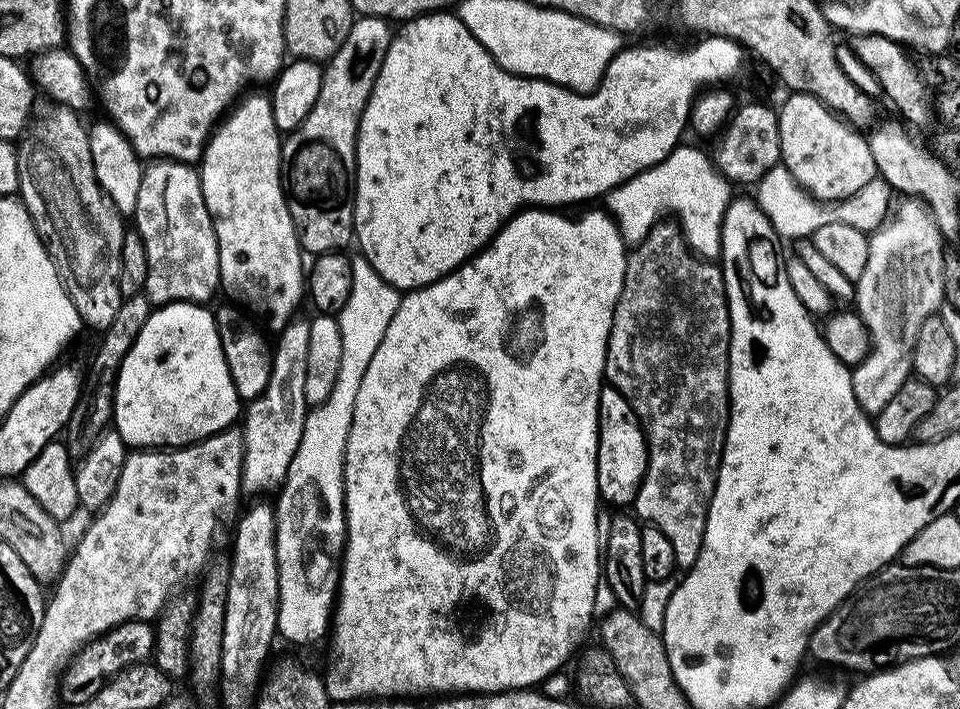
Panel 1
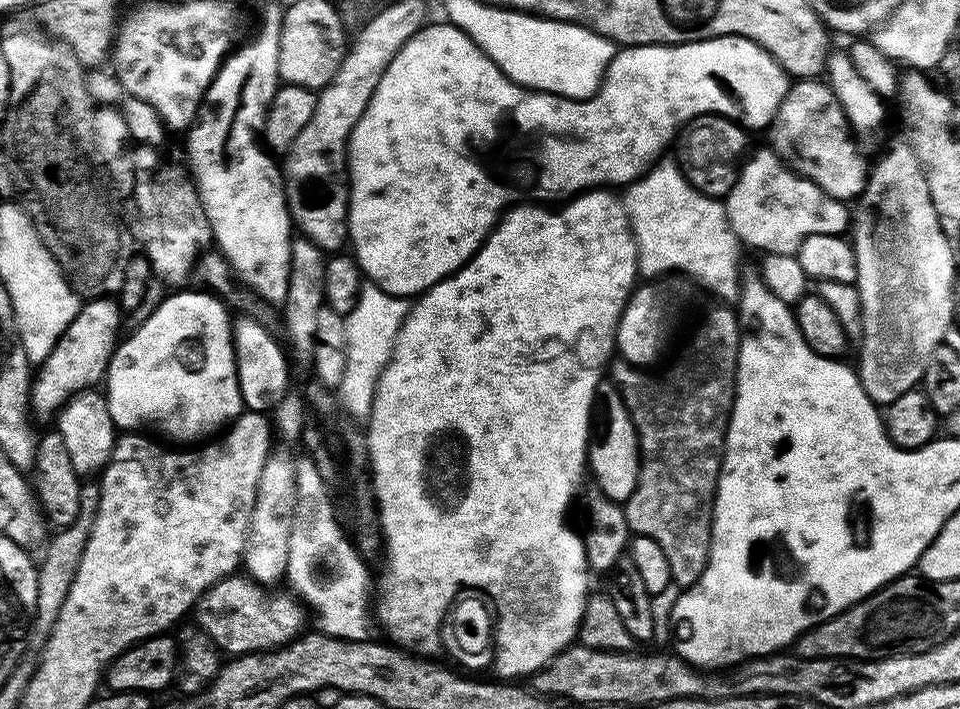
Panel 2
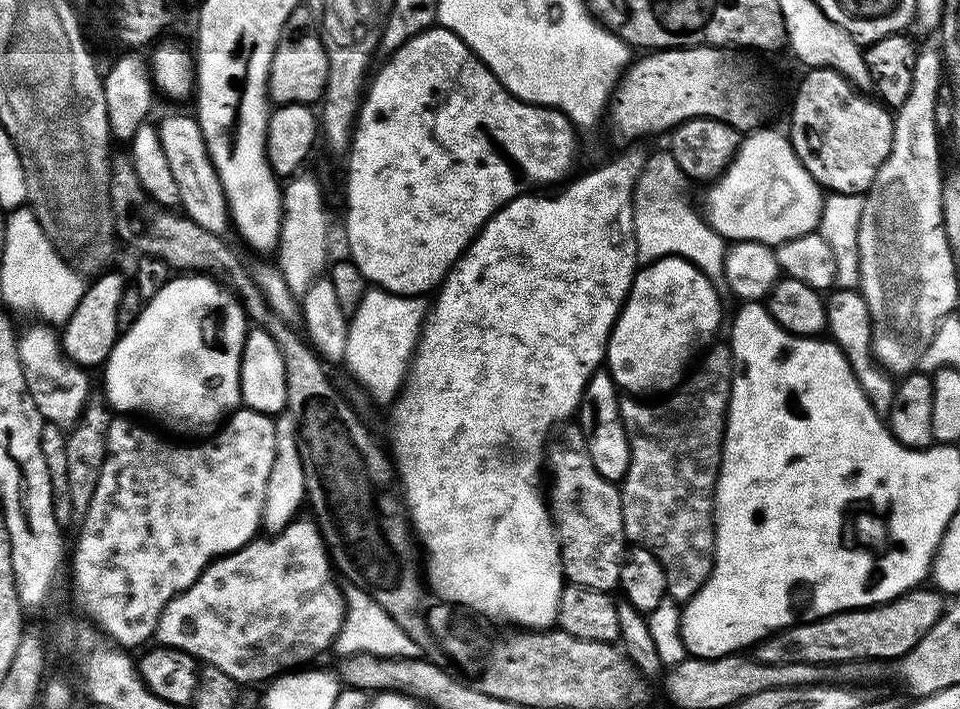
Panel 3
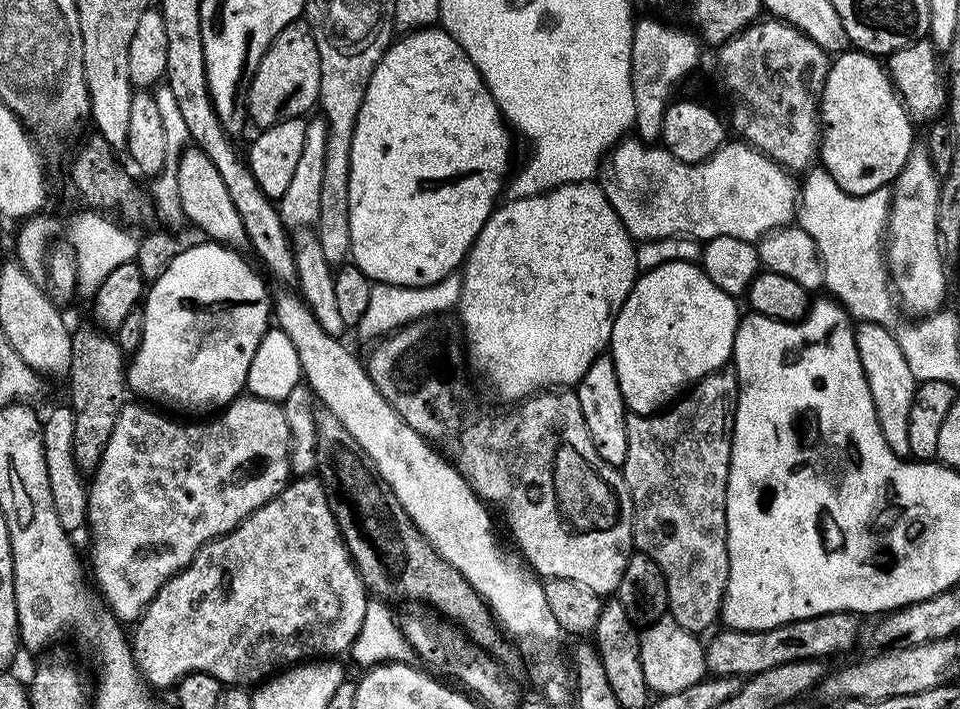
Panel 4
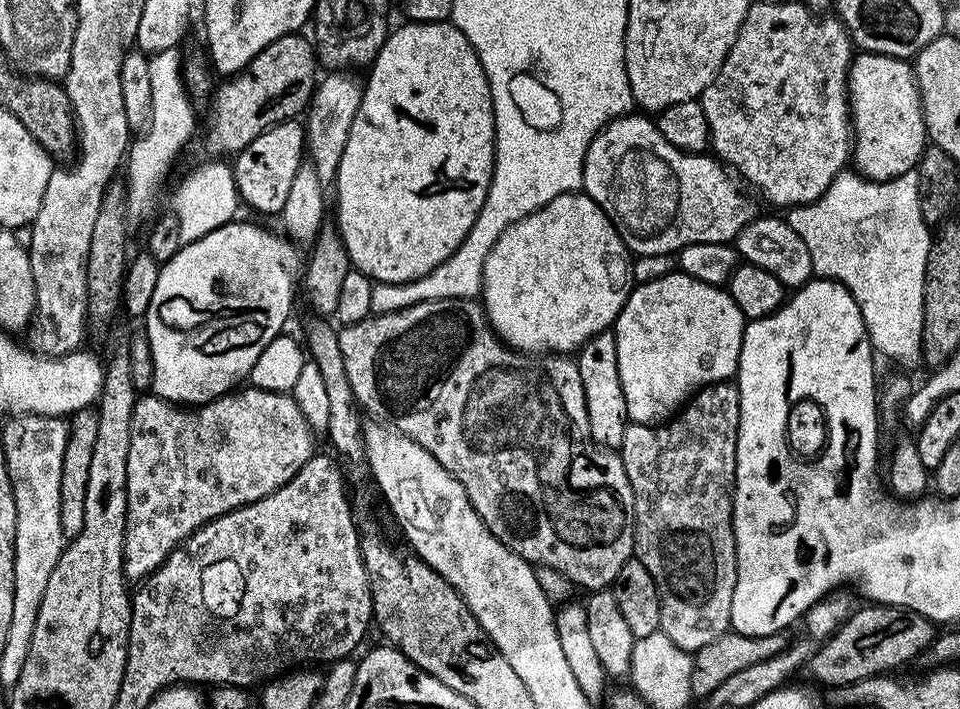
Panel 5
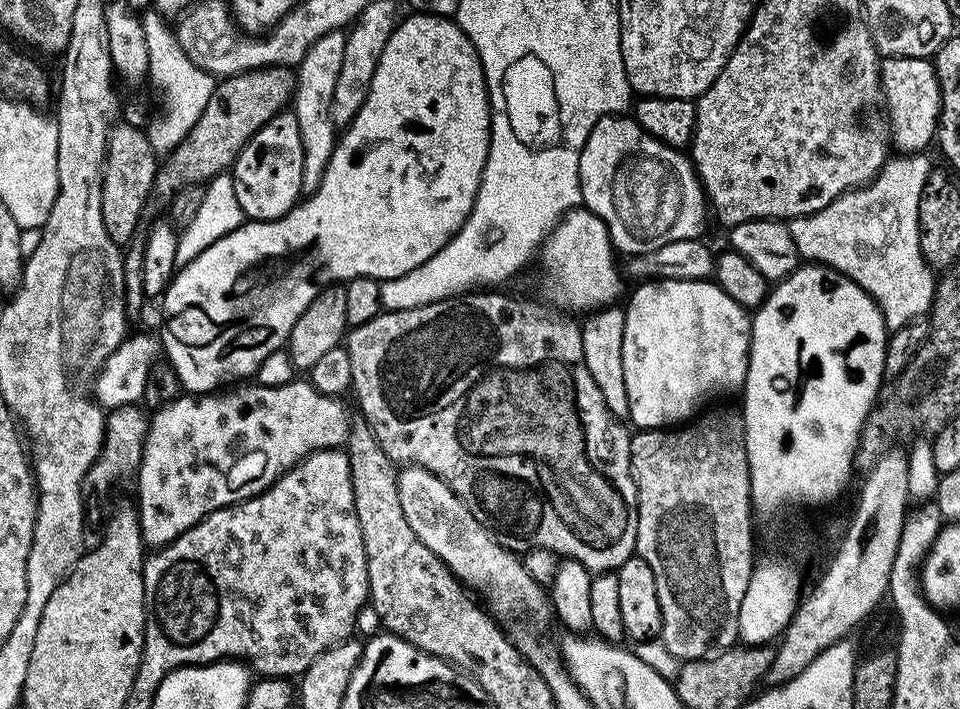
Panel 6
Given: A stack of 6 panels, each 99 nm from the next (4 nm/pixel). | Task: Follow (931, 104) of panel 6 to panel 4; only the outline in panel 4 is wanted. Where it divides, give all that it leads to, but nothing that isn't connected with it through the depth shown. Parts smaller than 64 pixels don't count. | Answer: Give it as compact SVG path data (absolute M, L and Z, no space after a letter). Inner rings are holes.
M844 50L839 53L840 56L831 61L828 69L828 77L824 83L824 88L820 91L820 107L818 109L818 119L822 125L820 129L820 138L818 141L818 160L825 172L831 174L834 182L838 182L838 186L842 190L846 190L851 196L865 196L879 188L888 188L895 181L896 175L902 170L902 166L906 166L906 158L912 152L914 137L912 137L912 128L914 129L914 121L904 108L900 96L893 86L891 78L888 77L885 65L881 63L877 57L859 50Z

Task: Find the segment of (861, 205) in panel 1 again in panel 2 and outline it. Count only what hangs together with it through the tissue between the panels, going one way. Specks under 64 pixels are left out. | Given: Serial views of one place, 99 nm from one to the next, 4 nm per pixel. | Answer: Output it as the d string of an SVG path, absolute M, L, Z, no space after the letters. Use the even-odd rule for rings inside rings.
M767 151L758 153L756 157L753 155L741 167L740 177L726 197L728 223L733 235L752 248L765 248L765 253L777 252L783 256L796 254L807 236L843 235L852 220L848 206L829 196L811 180L798 178L775 151Z

